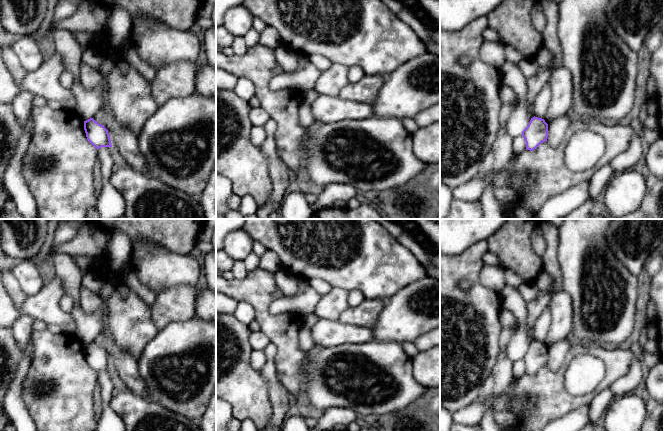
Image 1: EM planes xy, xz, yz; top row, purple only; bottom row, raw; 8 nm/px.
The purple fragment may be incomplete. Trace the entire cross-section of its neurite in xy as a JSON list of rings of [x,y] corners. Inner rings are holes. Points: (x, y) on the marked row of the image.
[[[93,118],[84,121],[87,140],[96,148],[112,147],[108,130]]]

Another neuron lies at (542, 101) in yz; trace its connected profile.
[[[549,85],[544,86],[541,91],[537,94],[534,104],[533,112],[534,116],[544,119],[550,105],[551,90]]]

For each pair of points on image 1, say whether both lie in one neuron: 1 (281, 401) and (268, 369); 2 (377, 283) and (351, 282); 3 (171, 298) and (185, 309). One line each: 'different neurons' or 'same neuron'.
1: same neuron
2: same neuron
3: same neuron

